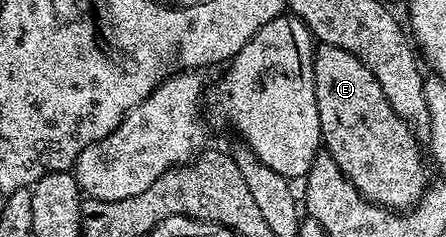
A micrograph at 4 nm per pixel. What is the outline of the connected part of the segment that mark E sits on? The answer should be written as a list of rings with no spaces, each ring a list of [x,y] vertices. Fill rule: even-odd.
[[[319,43],[315,47],[316,55],[310,58],[310,69],[314,80],[314,96],[318,104],[318,120],[320,121],[320,136],[323,149],[334,160],[334,164],[358,188],[358,192],[366,200],[384,206],[387,210],[405,211],[412,209],[417,200],[424,195],[424,158],[420,155],[420,146],[413,127],[394,112],[390,100],[382,92],[382,84],[346,48],[334,48],[334,44]]]

